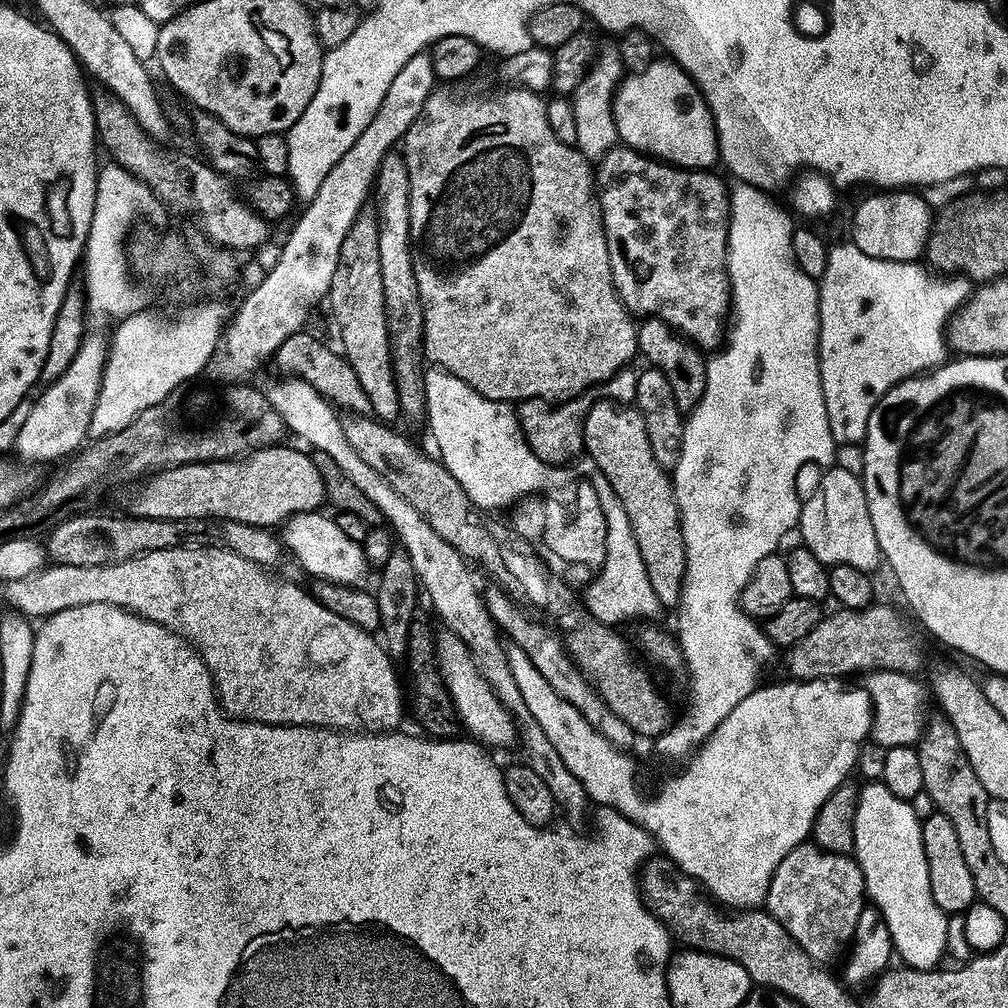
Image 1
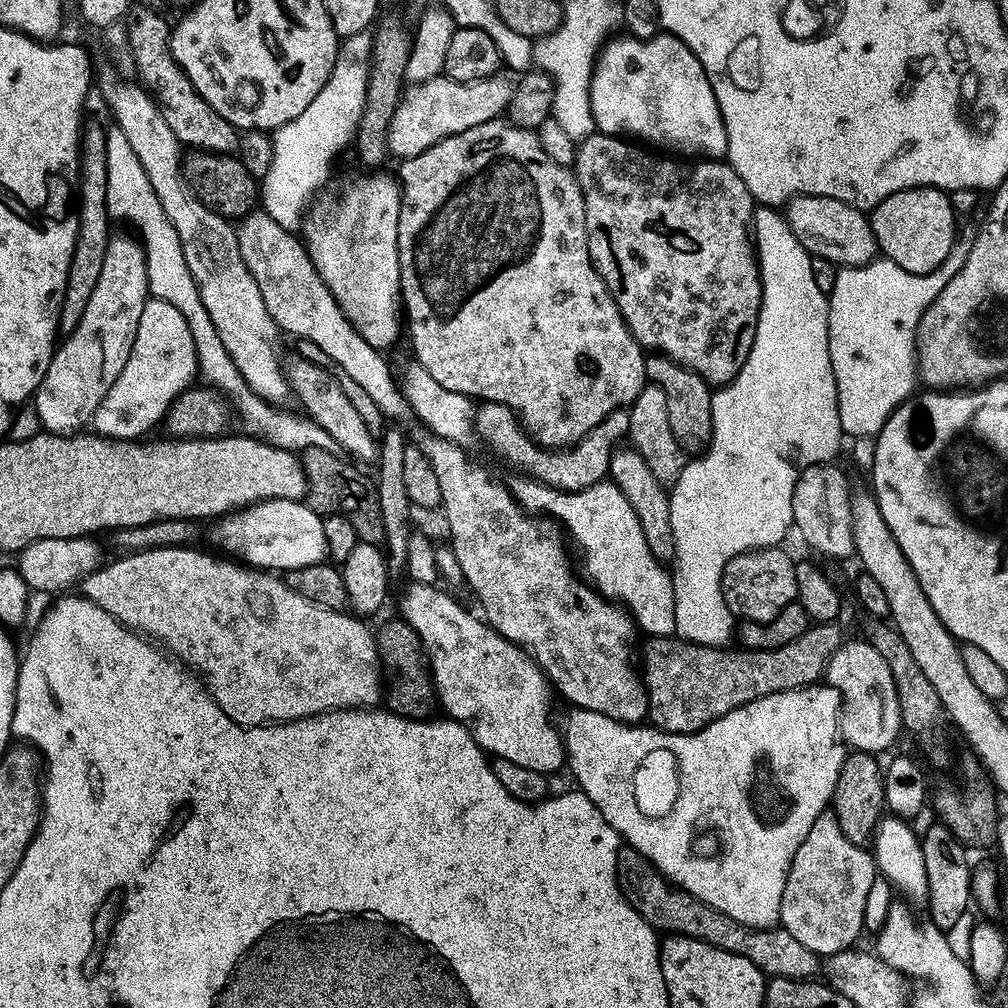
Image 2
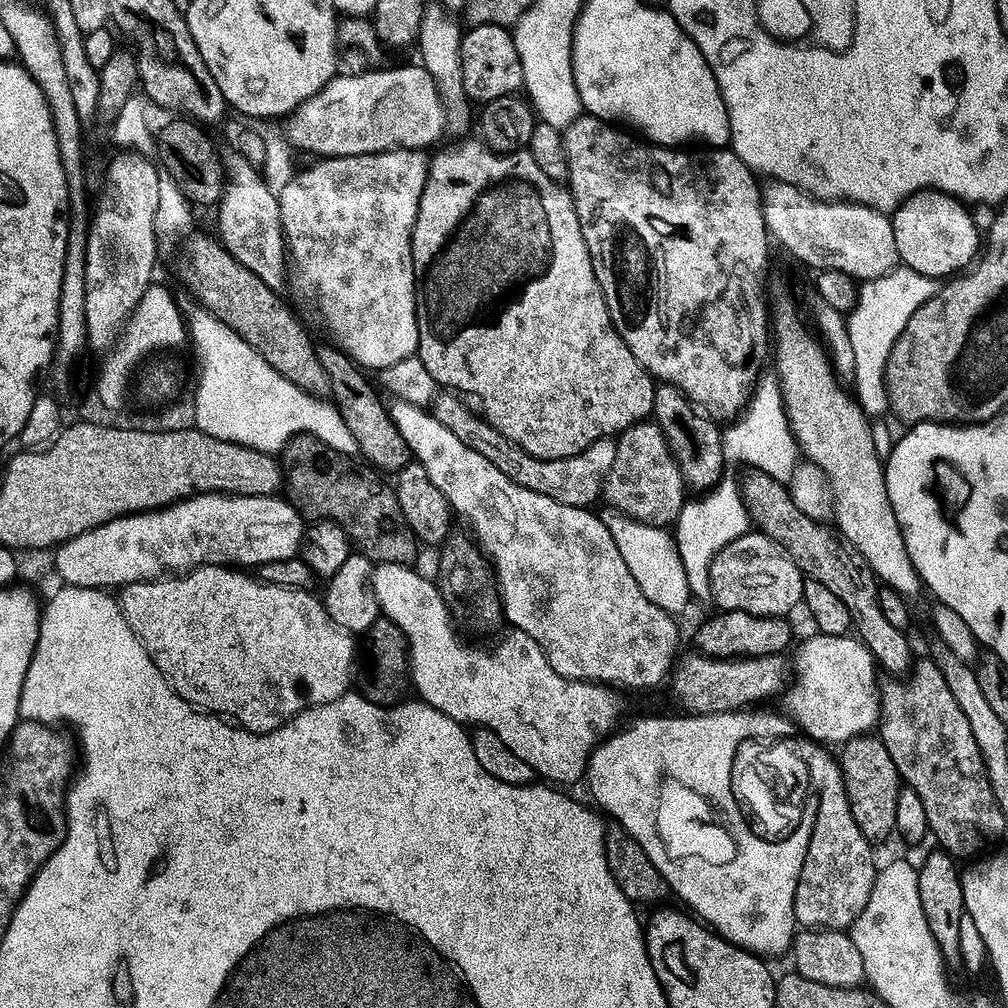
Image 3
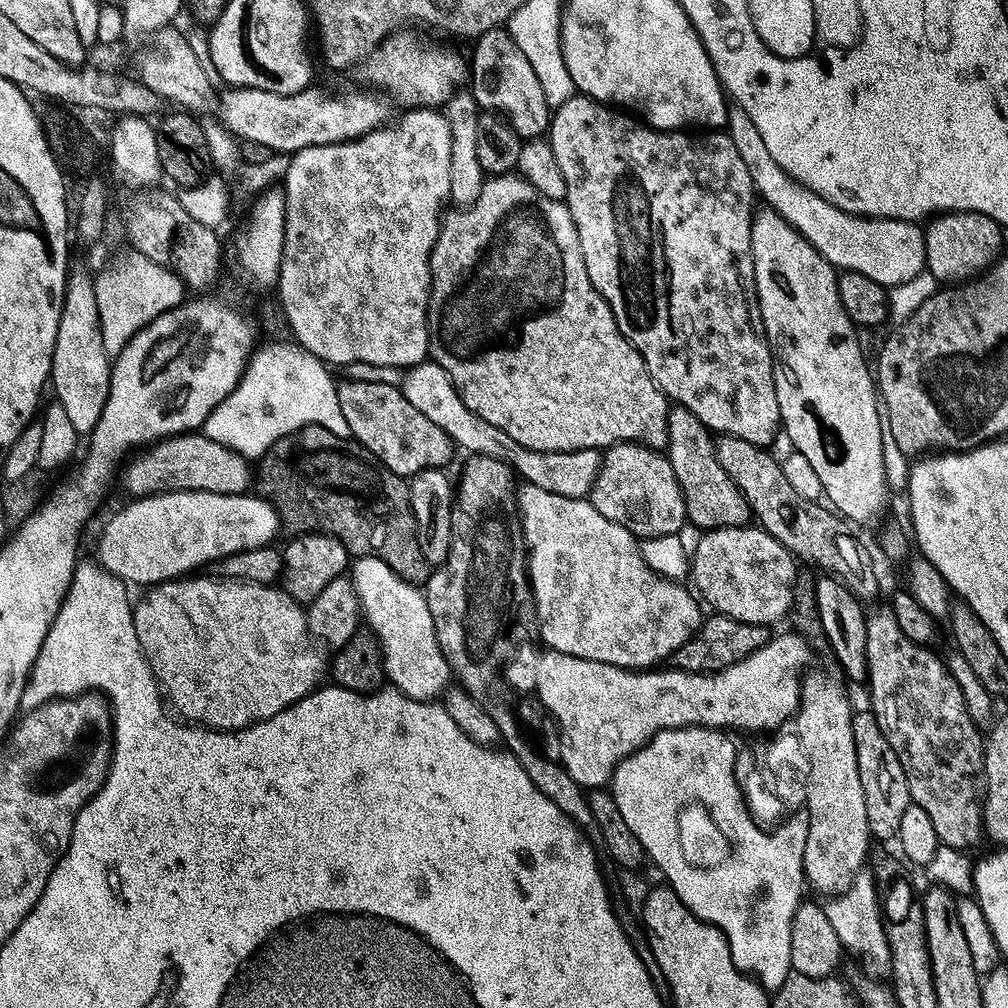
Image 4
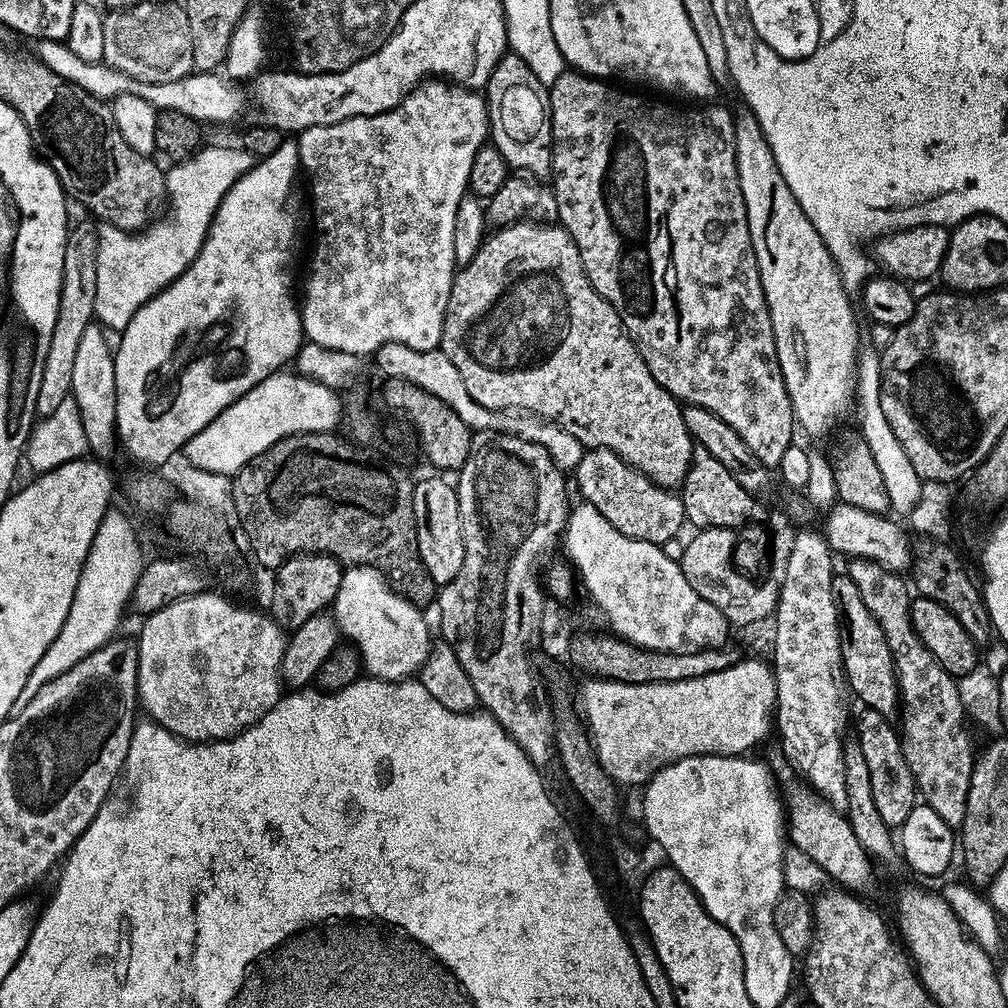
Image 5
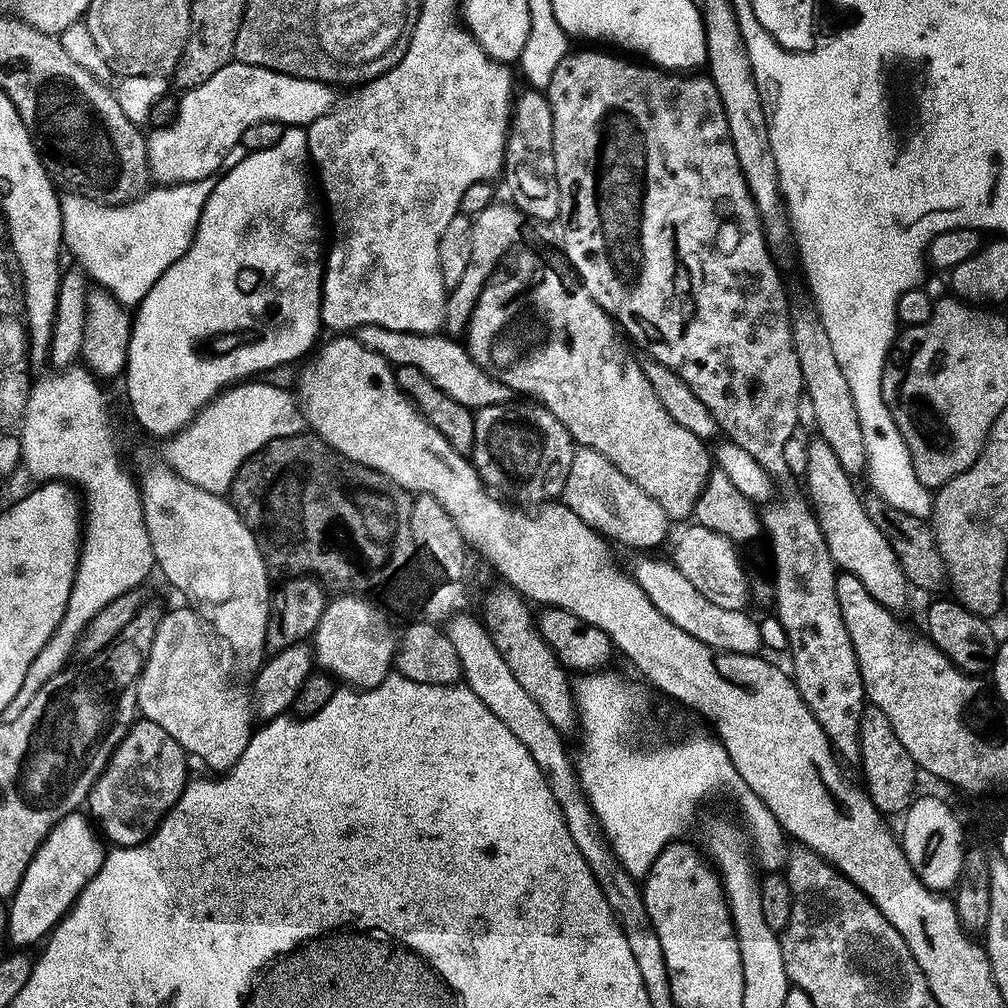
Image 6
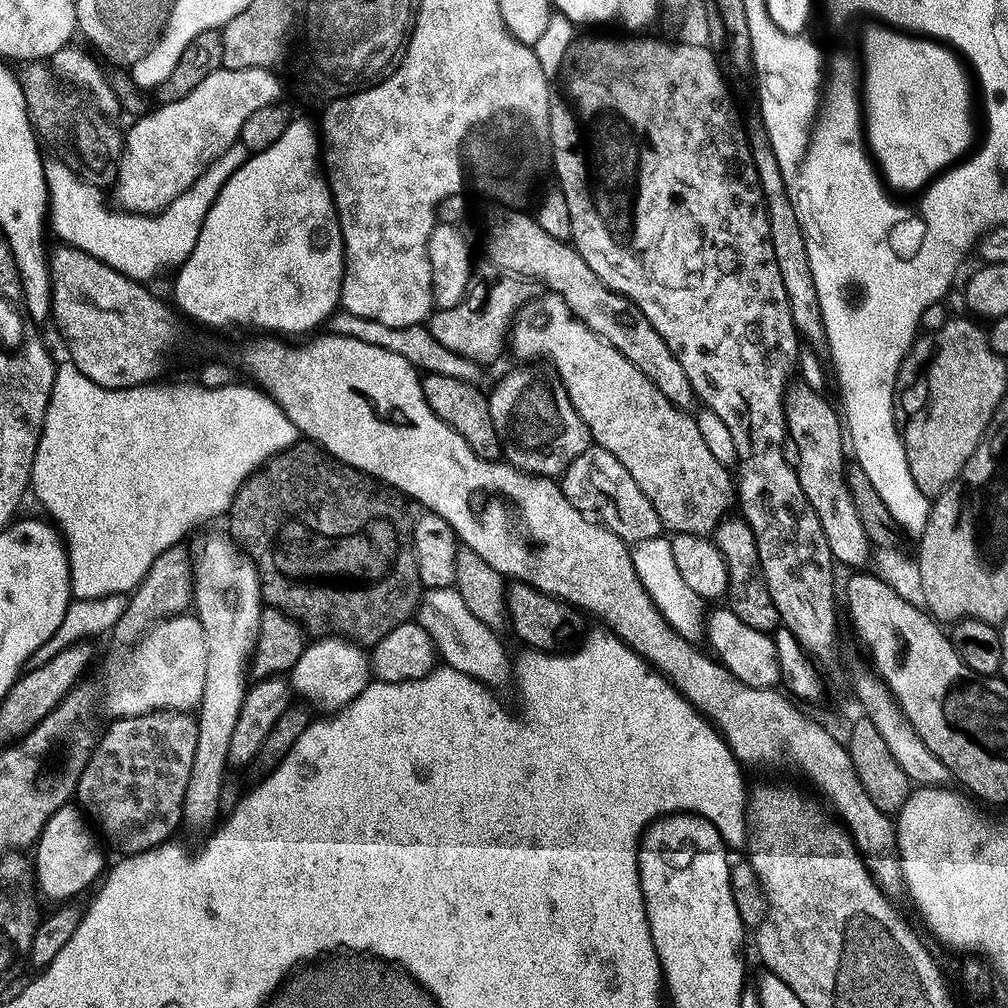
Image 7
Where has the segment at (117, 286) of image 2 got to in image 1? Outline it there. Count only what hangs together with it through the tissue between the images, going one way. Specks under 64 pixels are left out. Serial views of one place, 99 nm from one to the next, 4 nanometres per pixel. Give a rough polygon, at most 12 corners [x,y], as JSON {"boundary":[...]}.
{"boundary":[[85,335],[66,374],[31,401],[15,455],[29,465],[85,447],[107,335]]}

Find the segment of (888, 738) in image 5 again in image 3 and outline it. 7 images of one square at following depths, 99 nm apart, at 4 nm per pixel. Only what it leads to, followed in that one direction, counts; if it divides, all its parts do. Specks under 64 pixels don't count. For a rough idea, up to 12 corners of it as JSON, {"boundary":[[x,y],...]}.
{"boundary":[[879,735],[838,752],[854,822],[873,845],[896,830],[902,781]]}

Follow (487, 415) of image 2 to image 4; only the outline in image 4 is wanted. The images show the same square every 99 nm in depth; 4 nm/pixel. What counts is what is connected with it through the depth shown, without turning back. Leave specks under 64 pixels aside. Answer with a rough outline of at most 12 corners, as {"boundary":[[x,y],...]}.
{"boundary":[[413,364],[402,391],[457,449],[579,500],[601,453],[531,452],[462,402],[442,366]]}

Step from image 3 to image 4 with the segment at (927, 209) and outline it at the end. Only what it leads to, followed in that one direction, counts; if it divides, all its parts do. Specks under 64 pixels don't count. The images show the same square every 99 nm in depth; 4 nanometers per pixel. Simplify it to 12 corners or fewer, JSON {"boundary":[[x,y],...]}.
{"boundary":[[981,212],[940,214],[923,229],[938,282],[979,277],[1005,251]]}

